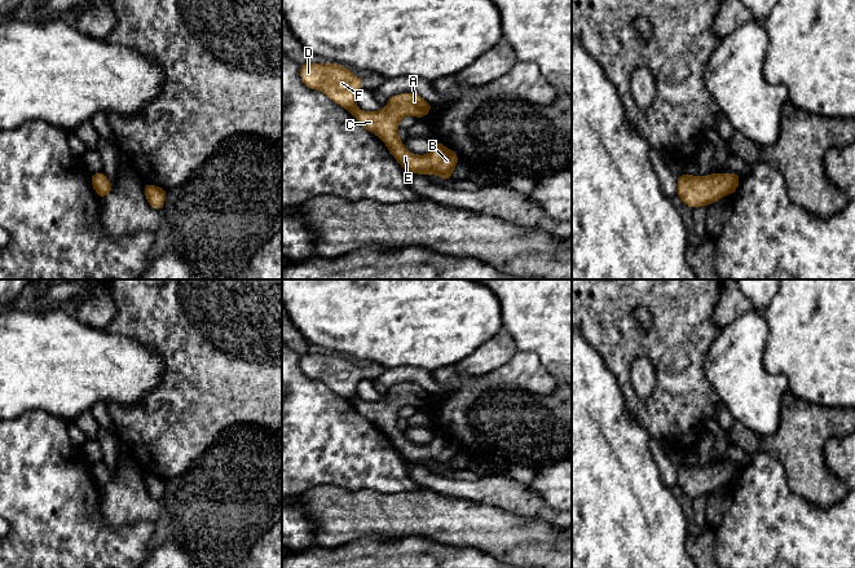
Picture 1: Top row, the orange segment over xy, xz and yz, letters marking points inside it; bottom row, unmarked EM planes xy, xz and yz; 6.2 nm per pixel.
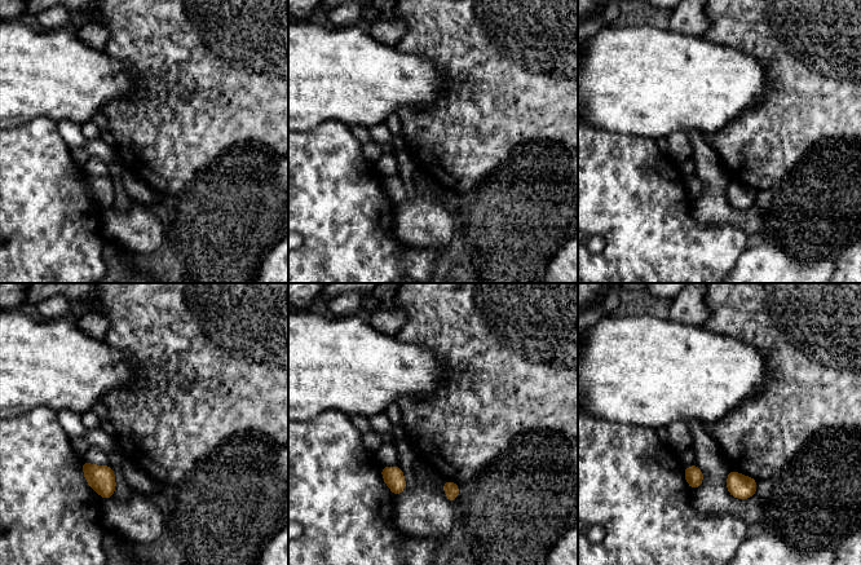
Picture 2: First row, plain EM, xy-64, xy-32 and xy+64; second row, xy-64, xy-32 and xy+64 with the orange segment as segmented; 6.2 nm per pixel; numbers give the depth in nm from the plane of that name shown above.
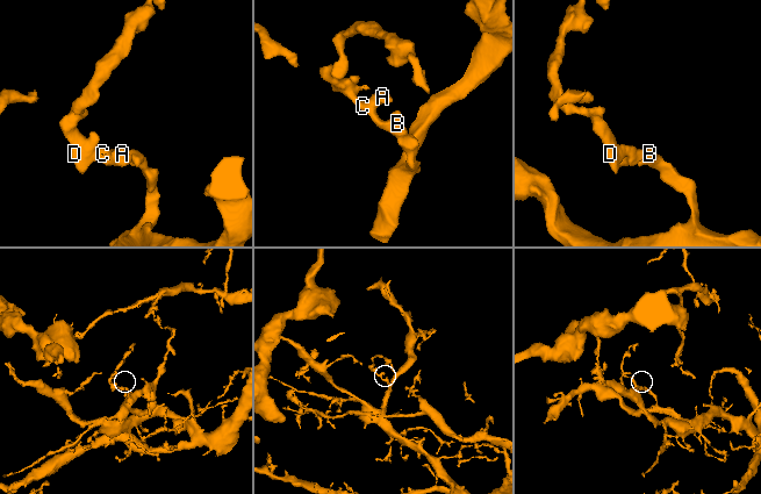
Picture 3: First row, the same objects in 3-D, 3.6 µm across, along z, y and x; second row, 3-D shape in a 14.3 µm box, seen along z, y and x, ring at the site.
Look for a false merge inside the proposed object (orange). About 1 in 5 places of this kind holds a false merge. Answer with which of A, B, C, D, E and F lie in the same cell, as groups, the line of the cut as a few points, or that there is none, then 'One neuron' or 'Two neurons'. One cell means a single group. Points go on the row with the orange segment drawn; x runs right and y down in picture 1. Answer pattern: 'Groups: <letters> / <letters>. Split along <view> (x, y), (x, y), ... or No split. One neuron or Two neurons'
Groups: A B C D E F. No split. One neuron

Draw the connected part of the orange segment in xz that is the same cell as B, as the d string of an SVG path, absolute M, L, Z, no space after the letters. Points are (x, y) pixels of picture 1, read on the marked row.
M310 63L300 66L300 78L305 87L325 93L330 100L347 109L367 131L376 135L388 147L395 159L406 172L435 173L444 180L453 180L451 172L459 162L458 154L440 142L433 142L432 151L415 155L407 151L398 138L398 122L409 115L419 119L432 110L417 93L400 93L389 97L383 110L362 111L356 105L356 96L363 87L363 78L358 78L345 66L338 63Z

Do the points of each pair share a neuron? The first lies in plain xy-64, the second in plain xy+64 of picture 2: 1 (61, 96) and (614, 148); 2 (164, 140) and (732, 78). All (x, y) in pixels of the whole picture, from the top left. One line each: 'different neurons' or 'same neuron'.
1: different neurons
2: different neurons

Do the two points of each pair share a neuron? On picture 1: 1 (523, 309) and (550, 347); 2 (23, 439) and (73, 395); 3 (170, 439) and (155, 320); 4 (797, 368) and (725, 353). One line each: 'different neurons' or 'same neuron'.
1: same neuron
2: different neurons
3: same neuron
4: different neurons

